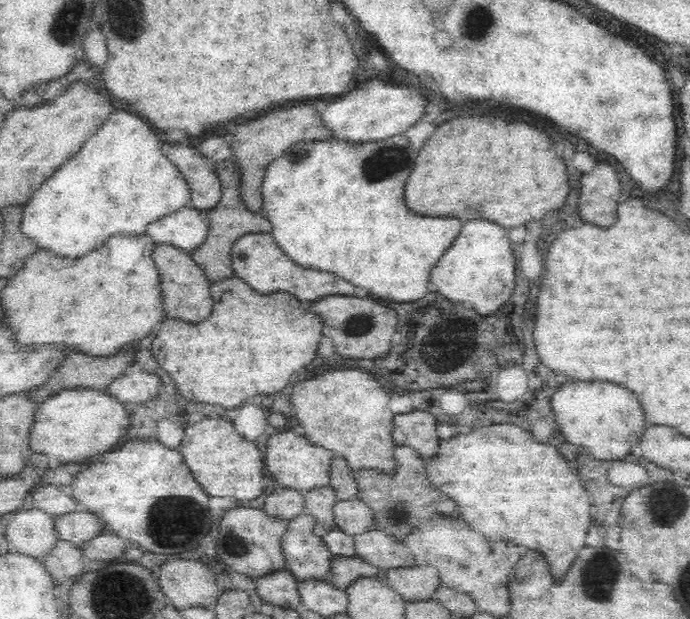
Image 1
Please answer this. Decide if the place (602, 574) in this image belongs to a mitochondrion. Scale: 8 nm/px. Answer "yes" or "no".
yes

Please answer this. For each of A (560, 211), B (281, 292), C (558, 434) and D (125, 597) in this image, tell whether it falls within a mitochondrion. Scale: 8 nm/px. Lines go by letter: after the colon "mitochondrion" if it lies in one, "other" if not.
A: other
B: other
C: other
D: mitochondrion

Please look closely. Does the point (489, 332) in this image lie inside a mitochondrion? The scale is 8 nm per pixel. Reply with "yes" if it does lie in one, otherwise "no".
yes

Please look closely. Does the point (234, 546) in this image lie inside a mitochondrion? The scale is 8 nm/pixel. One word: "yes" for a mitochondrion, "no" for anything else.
yes

